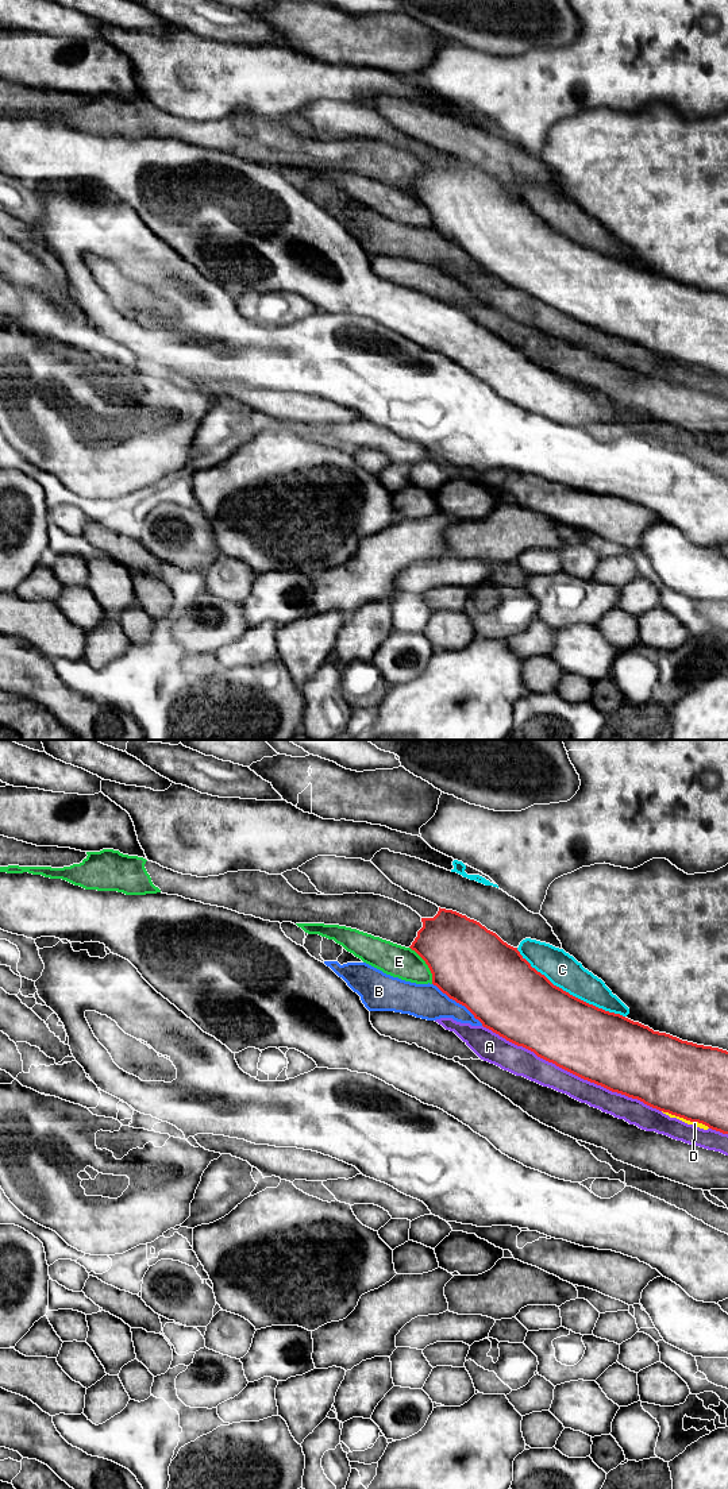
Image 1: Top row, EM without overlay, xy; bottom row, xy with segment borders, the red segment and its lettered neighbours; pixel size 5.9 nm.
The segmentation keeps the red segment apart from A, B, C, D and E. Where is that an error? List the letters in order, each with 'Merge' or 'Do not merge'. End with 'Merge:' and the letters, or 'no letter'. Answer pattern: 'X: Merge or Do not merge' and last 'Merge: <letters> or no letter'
A: Do not merge
B: Do not merge
C: Do not merge
D: Do not merge
E: Do not merge
Merge: no letter

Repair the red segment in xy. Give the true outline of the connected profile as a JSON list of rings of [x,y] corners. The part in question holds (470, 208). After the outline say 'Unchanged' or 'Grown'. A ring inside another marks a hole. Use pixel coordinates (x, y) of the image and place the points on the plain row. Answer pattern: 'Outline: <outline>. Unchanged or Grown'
Outline: [[[440,153],[434,162],[421,162],[423,171],[409,190],[428,209],[432,228],[465,250],[484,271],[538,301],[612,336],[638,343],[663,356],[698,366],[728,378],[728,296],[682,285],[633,266],[620,258],[589,248],[554,229],[520,198],[479,166]]]. Unchanged

